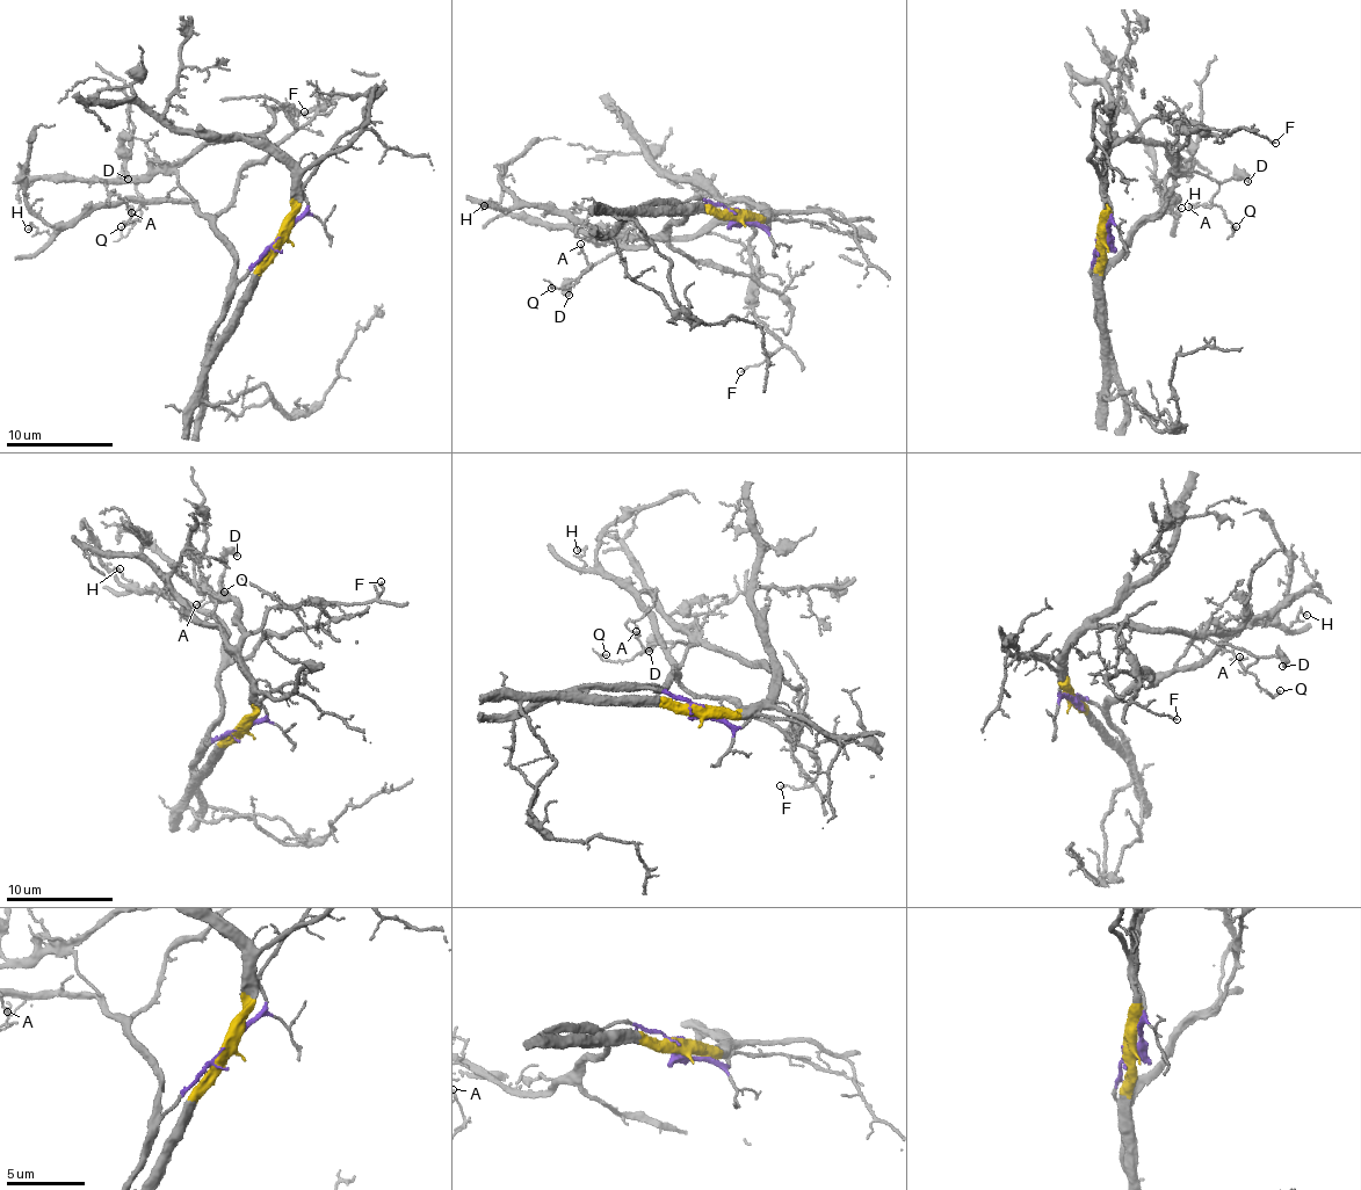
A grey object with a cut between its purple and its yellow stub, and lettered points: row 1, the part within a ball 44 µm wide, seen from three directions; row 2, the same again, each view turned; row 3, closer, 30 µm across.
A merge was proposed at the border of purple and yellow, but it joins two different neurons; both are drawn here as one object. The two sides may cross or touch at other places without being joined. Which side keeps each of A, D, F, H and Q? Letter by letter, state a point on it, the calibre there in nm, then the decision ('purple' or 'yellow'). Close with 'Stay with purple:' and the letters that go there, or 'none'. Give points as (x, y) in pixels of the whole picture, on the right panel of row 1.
A: place (1188, 207); calibre 130 nm; purple
D: place (1247, 181); calibre 440 nm; purple
F: place (1275, 143); calibre 120 nm; yellow
H: place (1181, 208); calibre 110 nm; purple
Q: place (1236, 226); calibre 70 nm; purple
Stay with purple: A, D, H, Q

